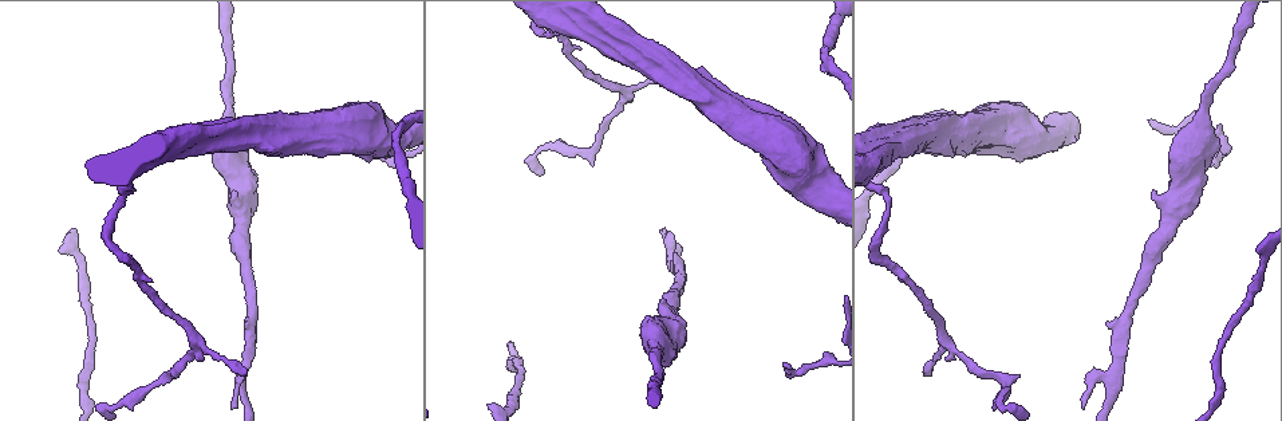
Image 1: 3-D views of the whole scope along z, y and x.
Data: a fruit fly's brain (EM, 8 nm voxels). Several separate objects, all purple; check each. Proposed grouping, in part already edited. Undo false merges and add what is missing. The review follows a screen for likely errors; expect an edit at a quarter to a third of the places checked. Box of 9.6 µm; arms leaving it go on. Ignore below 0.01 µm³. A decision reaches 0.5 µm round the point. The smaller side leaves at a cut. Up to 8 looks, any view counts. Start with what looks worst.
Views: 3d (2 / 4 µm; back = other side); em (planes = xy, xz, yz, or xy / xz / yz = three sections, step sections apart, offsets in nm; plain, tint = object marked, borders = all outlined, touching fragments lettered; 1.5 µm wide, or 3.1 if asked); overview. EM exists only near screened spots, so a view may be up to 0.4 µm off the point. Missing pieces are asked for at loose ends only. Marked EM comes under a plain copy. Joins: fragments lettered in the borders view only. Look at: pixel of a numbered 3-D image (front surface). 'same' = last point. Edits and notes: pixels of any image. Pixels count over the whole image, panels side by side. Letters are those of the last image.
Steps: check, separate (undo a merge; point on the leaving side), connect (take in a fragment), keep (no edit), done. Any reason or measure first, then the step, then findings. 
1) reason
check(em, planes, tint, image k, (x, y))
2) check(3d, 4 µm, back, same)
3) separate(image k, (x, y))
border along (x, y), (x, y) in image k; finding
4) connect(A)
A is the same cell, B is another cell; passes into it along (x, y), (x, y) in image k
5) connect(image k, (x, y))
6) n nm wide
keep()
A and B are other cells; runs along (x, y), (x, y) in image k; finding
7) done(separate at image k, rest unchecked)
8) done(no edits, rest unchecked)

check(3d, 4 µm, image 1, (936, 359))

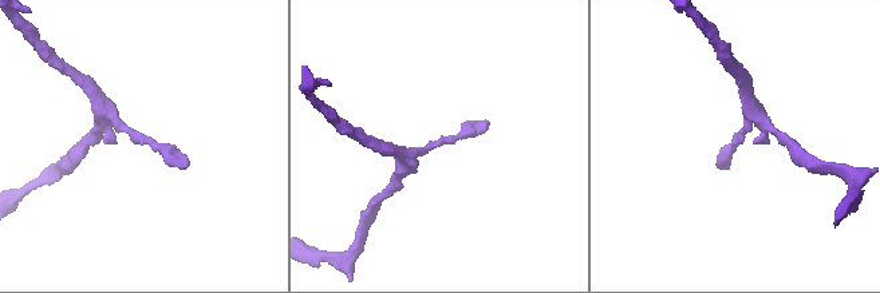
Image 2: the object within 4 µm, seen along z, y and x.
now the EM
check(em, planes, borders, image 2, (735, 143))

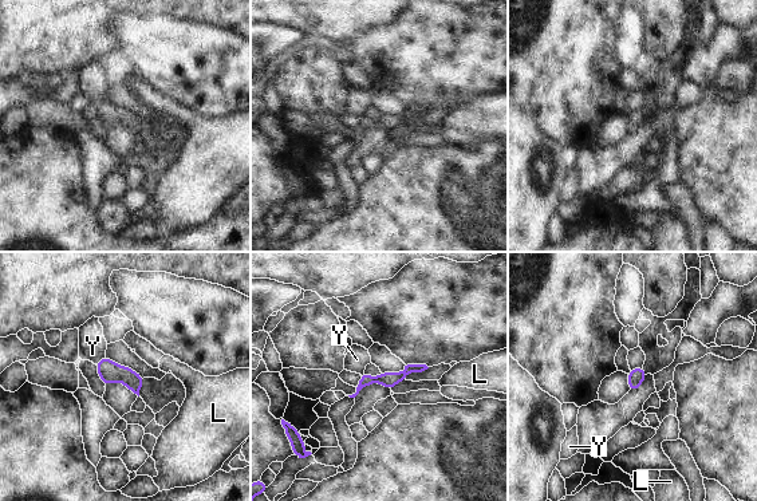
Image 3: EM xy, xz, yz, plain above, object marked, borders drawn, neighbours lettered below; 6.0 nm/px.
Y touches over 90 nm
keep()
L and Y are other cells; runs along (421, 367), (362, 383) in image 3; continuous, no second neuron

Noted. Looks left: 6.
thick turns thin
check(3d, 4 µm, image 1, (122, 193))

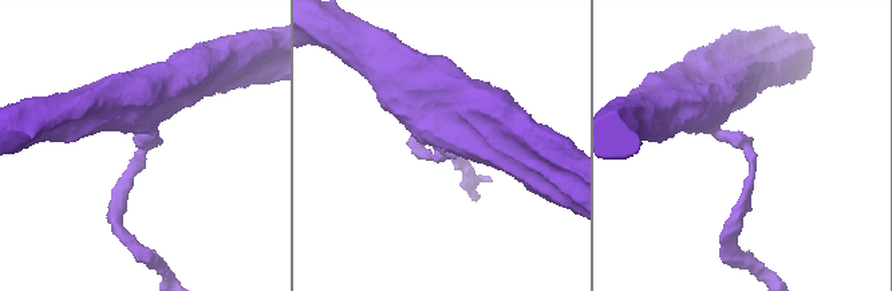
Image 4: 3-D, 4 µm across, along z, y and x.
arms of 170, 550 nm
check(em, planes, borders, image 4, (444, 151))

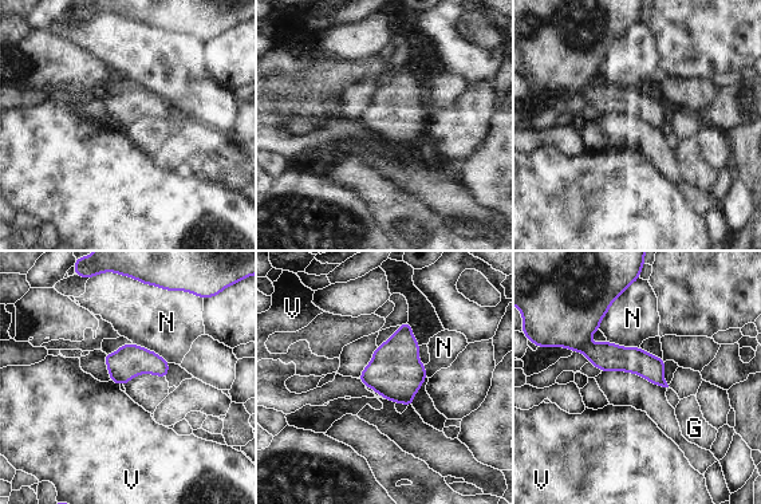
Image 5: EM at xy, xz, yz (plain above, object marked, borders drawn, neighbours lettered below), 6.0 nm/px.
keep()
G, N and V are other cells; border along (110, 380), (119, 385) in image 5; continuous, no second neuron

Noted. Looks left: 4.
abrupt turn
check(3d, 2 µm, image 1, (103, 408))

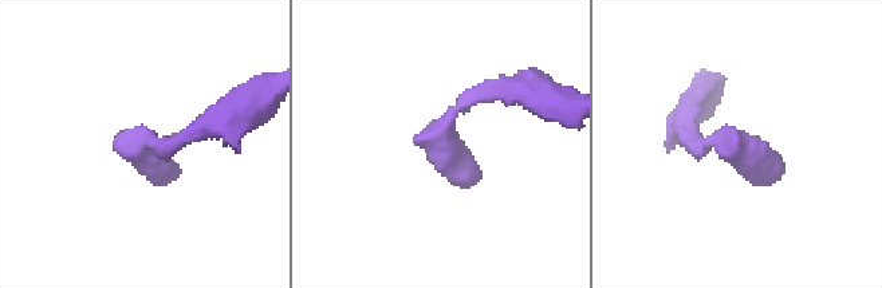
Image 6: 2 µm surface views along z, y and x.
now the EM
check(em, xz, step 4, borders, image 6, (144, 145))

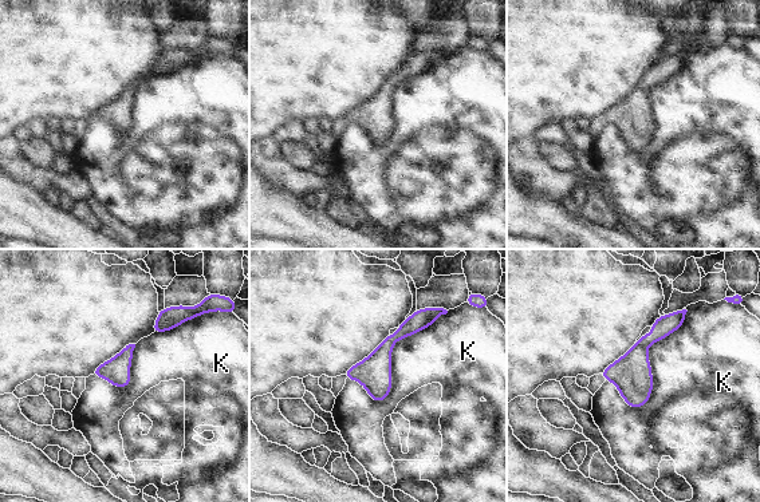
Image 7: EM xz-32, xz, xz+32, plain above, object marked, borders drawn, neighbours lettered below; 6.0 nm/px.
keep()
K is another cell; one neuron here

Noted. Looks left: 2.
done(no edits, rest unchecked)

